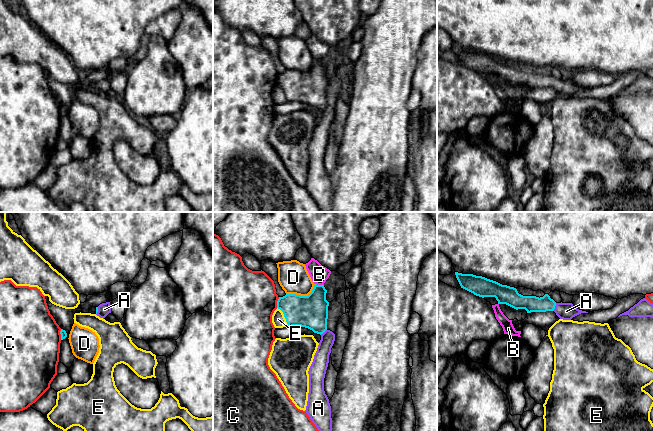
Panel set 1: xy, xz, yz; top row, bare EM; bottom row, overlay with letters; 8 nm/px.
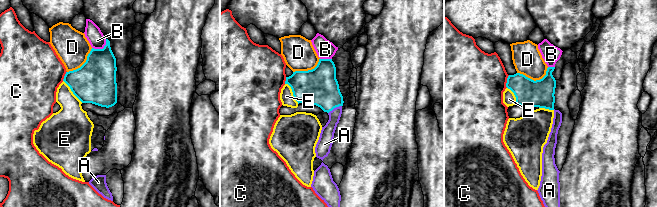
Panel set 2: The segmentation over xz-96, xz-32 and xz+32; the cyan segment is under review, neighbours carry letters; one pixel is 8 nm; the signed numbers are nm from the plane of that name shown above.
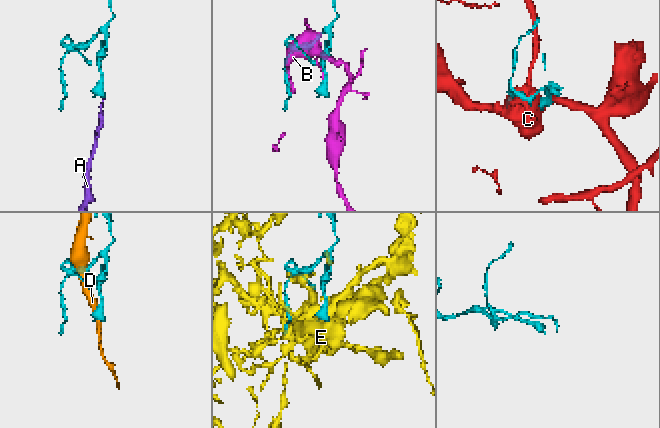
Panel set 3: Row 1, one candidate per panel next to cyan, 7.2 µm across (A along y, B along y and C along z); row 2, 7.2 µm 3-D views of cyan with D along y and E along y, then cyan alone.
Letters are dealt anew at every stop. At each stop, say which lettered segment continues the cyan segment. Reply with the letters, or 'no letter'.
A

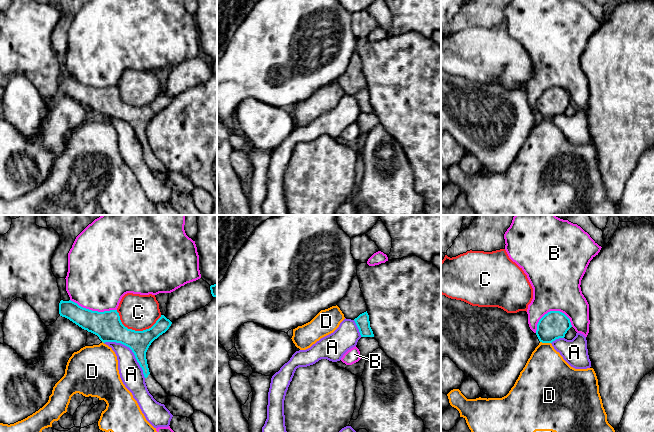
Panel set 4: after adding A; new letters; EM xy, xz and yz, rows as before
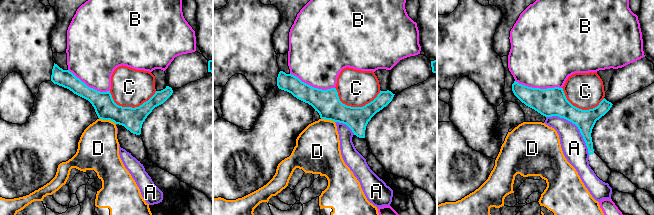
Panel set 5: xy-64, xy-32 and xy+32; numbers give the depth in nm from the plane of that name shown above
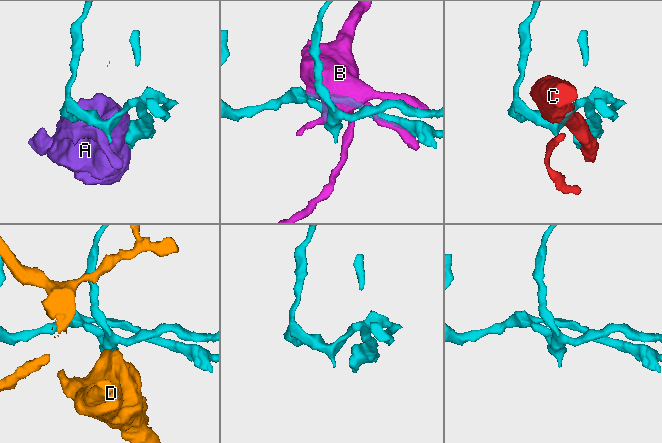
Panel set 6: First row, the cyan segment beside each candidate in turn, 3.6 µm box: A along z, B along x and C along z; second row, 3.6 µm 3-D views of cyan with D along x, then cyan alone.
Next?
no letter

